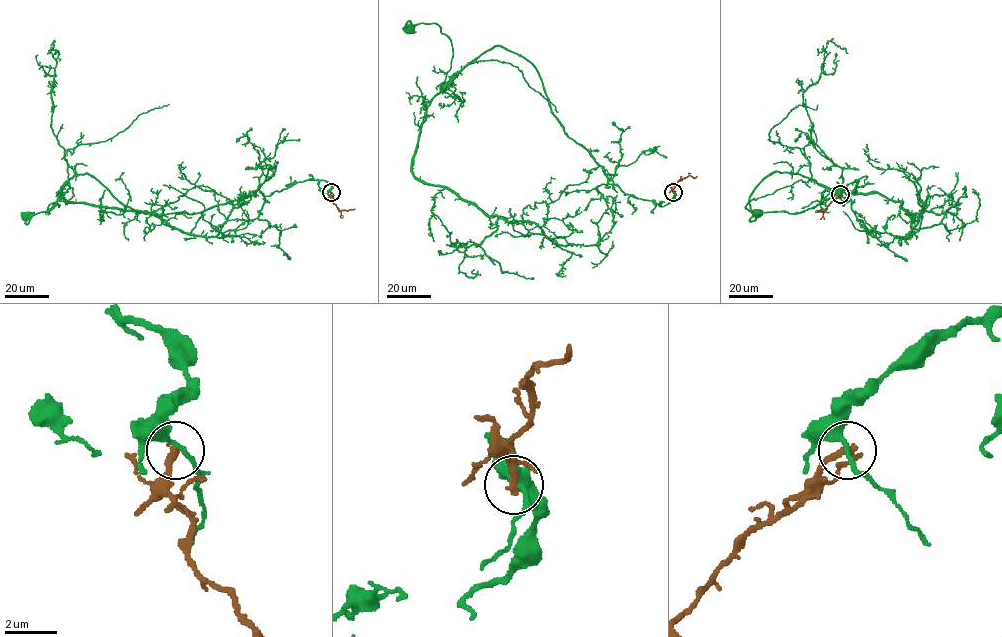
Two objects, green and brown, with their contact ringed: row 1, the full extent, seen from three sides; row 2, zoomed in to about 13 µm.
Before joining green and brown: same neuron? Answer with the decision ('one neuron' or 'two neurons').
two neurons

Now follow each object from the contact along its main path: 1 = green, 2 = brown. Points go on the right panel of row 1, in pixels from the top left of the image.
1: (840, 194), (858, 181), (753, 214), (776, 171), (807, 182), (753, 198), (757, 212)
2: (840, 194), (823, 212), (816, 210)

